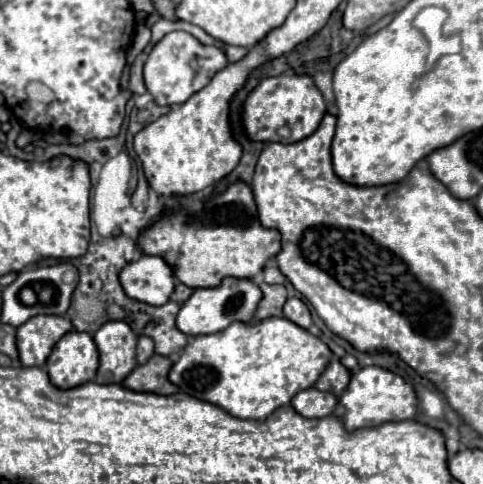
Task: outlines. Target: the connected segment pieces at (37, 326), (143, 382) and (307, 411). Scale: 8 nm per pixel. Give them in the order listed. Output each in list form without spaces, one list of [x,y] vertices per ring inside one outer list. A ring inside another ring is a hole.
[[[33,316],[17,328],[17,350],[21,366],[45,366],[47,356],[61,336],[73,330],[65,316]]]
[[[153,354],[147,364],[137,366],[125,380],[123,386],[135,392],[153,392],[153,394],[175,394],[179,388],[169,382],[169,370],[173,362],[167,356]]]
[[[317,388],[301,390],[293,400],[293,408],[305,418],[325,418],[333,414],[337,406],[337,398],[331,392],[321,392]]]

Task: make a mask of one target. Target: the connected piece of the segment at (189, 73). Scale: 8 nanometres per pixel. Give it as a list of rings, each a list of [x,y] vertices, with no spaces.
[[[175,30],[165,34],[149,52],[143,68],[145,76],[145,86],[153,100],[159,106],[173,106],[173,104],[183,104],[187,102],[195,92],[205,88],[211,78],[227,66],[227,56],[221,48],[215,46],[203,46],[197,38],[193,38],[187,32]]]

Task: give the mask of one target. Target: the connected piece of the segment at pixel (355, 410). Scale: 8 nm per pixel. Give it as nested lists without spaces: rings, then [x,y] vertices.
[[[367,366],[361,368],[345,388],[341,400],[339,400],[347,412],[343,416],[345,428],[349,432],[359,428],[373,428],[383,422],[397,422],[397,420],[411,420],[417,412],[417,396],[409,382],[405,382],[401,376],[379,368],[379,366]]]

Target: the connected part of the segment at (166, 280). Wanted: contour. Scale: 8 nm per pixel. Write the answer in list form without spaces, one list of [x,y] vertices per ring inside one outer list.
[[[143,254],[139,260],[129,262],[119,278],[127,296],[151,306],[167,304],[175,290],[173,266],[169,266],[161,256]]]

